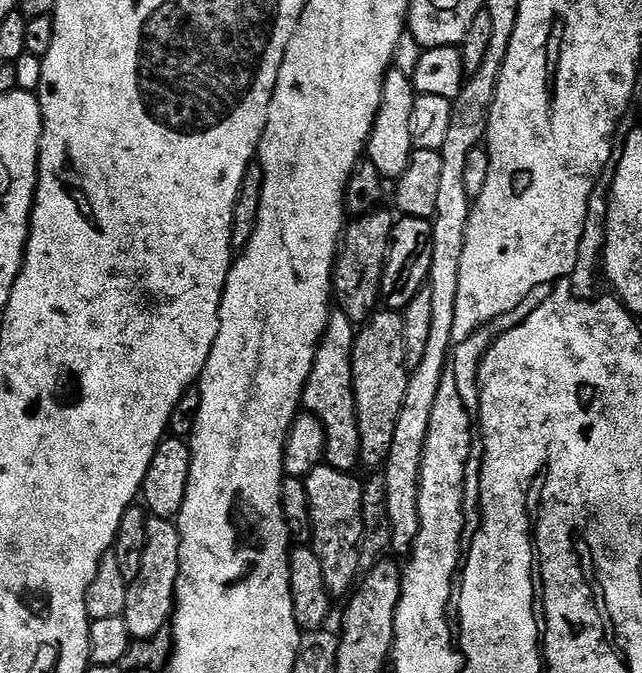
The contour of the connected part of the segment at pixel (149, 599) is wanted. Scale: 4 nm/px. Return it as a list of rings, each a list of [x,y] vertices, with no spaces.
[[[152,516],[148,522],[148,537],[146,538],[146,550],[142,554],[142,570],[138,570],[128,585],[128,597],[126,598],[126,610],[124,621],[130,630],[133,641],[154,639],[160,630],[170,624],[172,614],[176,606],[176,583],[180,573],[180,529],[170,520],[163,520]]]

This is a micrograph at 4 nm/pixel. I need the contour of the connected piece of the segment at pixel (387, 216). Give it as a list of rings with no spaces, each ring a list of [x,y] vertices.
[[[385,210],[371,212],[368,216],[353,219],[345,227],[339,253],[336,257],[336,267],[332,274],[332,291],[339,311],[352,320],[353,325],[360,326],[372,319],[372,313],[377,311],[381,303],[380,287],[384,277],[384,267],[388,261],[388,248],[392,244],[392,225],[394,216]]]

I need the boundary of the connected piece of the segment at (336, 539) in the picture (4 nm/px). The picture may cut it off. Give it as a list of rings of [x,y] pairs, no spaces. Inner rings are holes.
[[[326,462],[318,465],[309,476],[303,477],[312,515],[310,546],[318,556],[318,562],[322,564],[322,578],[326,578],[326,590],[333,598],[347,597],[355,589],[362,572],[359,550],[364,532],[364,485],[360,480],[356,481],[356,478],[353,473],[332,468]]]

